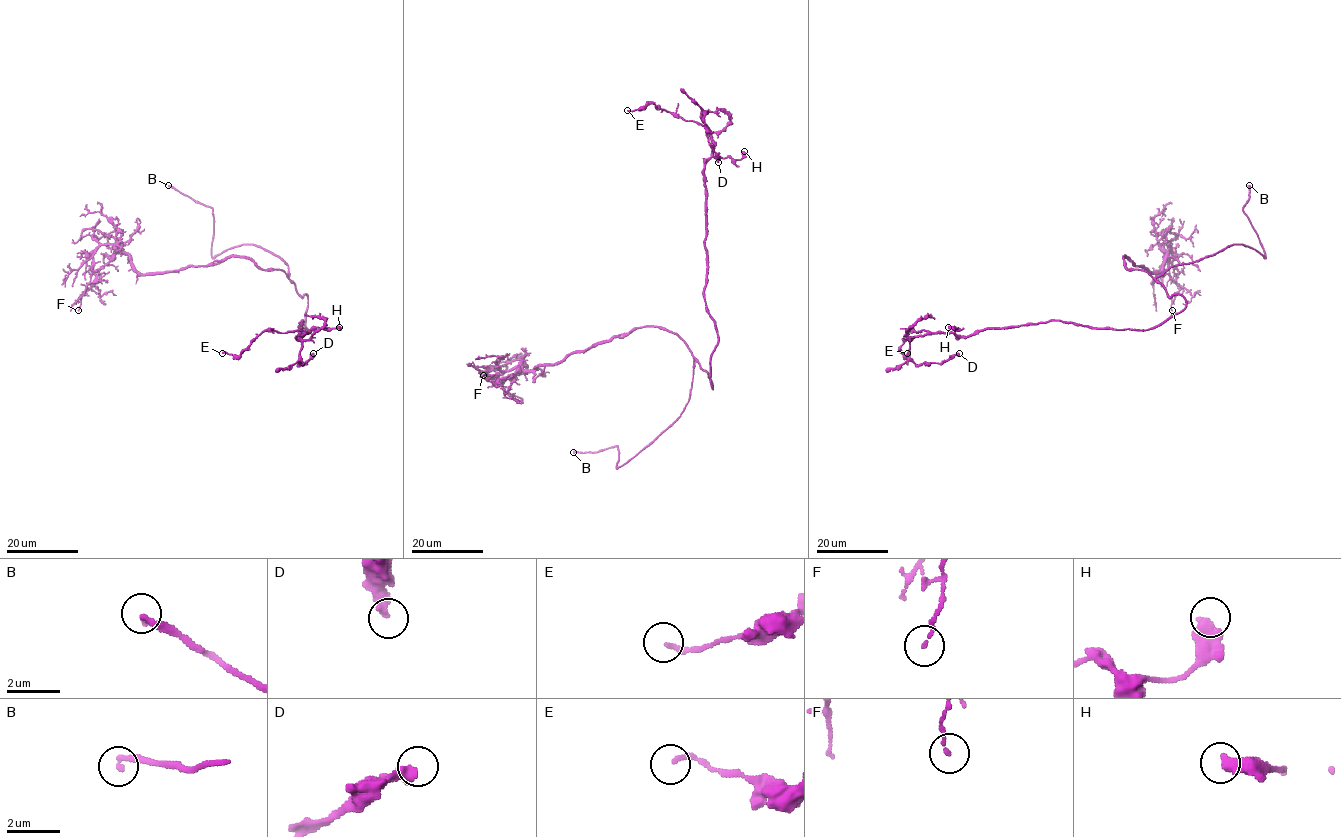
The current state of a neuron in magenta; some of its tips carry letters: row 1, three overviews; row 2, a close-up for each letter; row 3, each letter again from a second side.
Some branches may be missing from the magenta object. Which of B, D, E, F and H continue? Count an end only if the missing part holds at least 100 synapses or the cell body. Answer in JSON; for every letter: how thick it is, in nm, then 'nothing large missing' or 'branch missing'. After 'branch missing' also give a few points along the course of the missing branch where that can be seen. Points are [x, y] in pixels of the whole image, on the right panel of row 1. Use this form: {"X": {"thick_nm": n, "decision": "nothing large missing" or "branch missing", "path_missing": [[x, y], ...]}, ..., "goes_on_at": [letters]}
{"B": {"thick_nm": 240, "decision": "branch missing", "path_missing": [[1249, 185], [1231, 149]]}, "D": {"thick_nm": 400, "decision": "nothing large missing"}, "E": {"thick_nm": 180, "decision": "nothing large missing"}, "F": {"thick_nm": 110, "decision": "nothing large missing"}, "H": {"thick_nm": 550, "decision": "nothing large missing"}, "goes_on_at": ["B"]}

